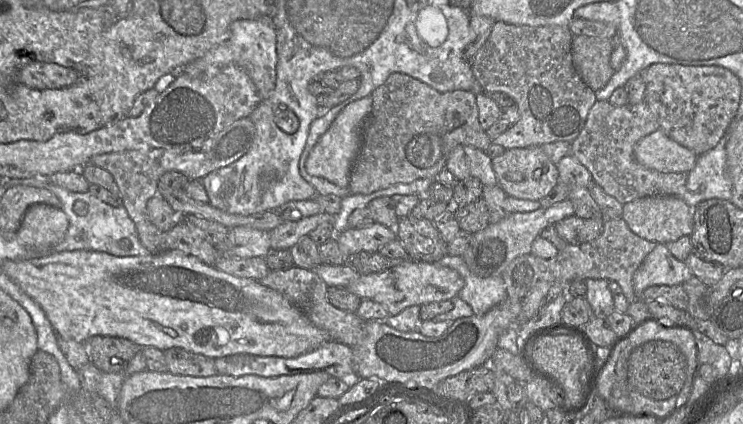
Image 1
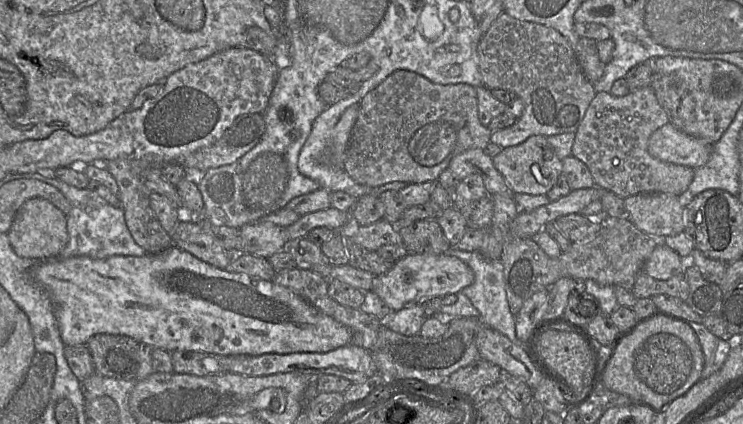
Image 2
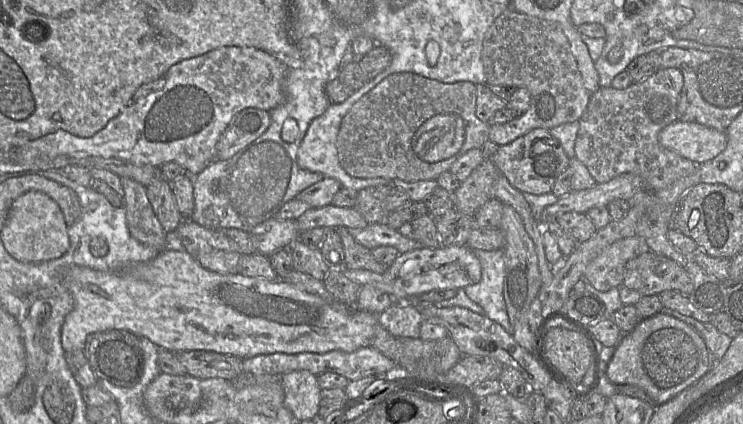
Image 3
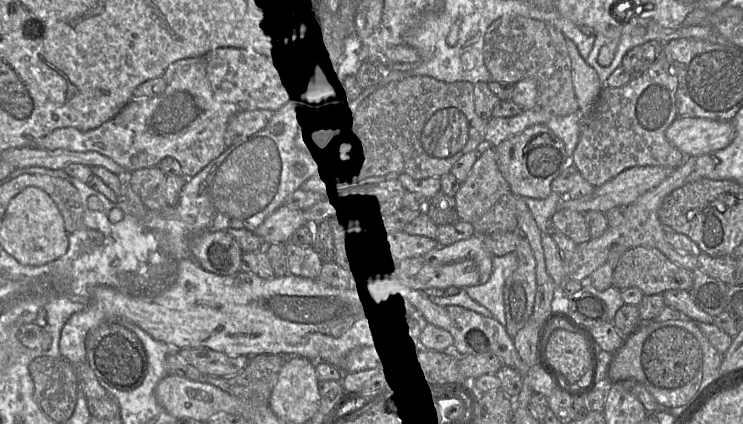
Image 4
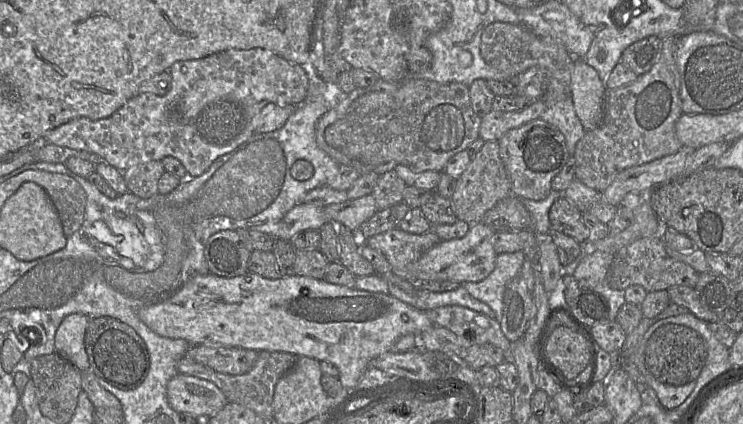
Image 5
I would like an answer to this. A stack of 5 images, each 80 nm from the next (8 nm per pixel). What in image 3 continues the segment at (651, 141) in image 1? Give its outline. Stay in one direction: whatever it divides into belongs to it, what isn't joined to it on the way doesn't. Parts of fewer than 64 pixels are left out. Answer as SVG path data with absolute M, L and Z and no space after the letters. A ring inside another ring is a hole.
M676 120L660 131L658 141L664 148L699 165L725 149L727 135L697 122Z

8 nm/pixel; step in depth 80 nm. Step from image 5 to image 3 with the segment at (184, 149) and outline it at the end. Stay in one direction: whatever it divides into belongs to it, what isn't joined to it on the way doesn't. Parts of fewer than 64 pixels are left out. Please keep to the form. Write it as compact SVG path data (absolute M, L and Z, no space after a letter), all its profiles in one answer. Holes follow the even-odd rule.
M218 48L171 66L161 90L131 101L95 135L78 137L59 129L12 151L20 163L46 163L60 155L117 158L155 167L175 162L195 177L215 160L216 145L237 113L246 108L271 111L283 103L287 69L259 48Z

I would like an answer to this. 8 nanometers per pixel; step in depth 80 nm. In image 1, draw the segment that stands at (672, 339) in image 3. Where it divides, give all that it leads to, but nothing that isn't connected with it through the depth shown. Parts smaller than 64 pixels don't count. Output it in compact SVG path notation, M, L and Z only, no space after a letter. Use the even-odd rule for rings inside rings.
M652 340L634 348L627 360L627 381L630 388L654 400L677 395L685 382L687 361L680 348L669 341Z

